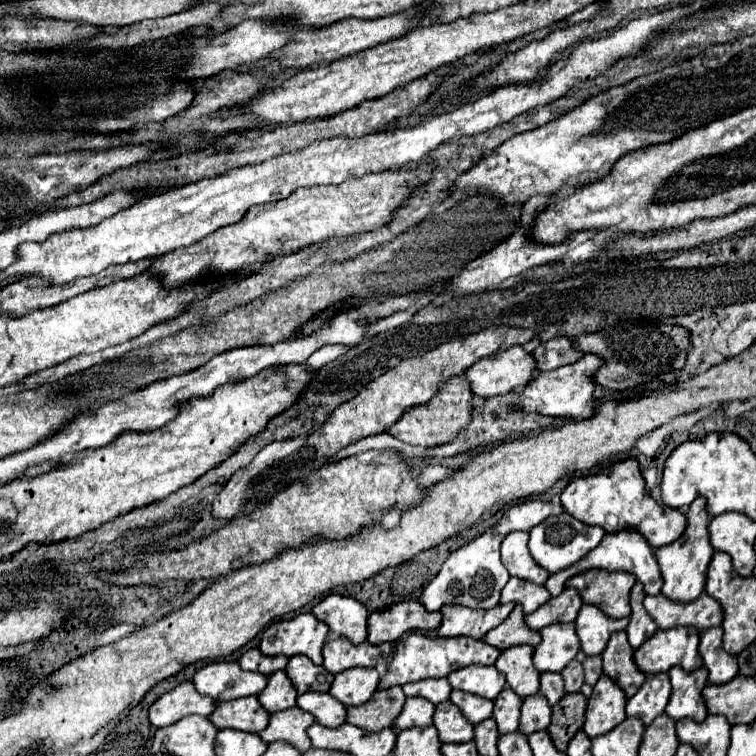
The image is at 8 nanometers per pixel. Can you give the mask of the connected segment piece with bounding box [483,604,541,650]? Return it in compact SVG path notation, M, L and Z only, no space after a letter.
M517 604L515 610L507 616L507 622L501 622L495 630L491 630L491 634L487 634L483 638L487 644L499 648L499 650L507 650L511 646L519 646L519 644L529 644L529 646L537 646L541 642L539 632L531 630L525 624L525 614L523 608Z

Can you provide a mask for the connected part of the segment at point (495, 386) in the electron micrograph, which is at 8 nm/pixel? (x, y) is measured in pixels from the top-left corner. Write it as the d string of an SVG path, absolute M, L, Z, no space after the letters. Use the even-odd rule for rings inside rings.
M513 346L493 354L493 358L481 358L467 368L465 378L471 382L475 396L497 396L521 390L533 378L535 360L521 346Z

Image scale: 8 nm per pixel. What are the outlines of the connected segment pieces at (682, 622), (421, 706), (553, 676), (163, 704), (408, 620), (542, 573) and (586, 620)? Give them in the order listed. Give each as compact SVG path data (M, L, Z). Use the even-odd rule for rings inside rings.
M703 592L693 602L679 604L665 598L663 594L657 594L657 596L647 596L643 604L661 630L673 626L695 626L697 630L707 630L711 626L721 626L723 622L721 604L707 592Z
M419 696L407 698L403 712L395 720L395 728L405 730L405 728L413 728L413 726L431 726L433 710L435 710L435 706L425 698L419 698Z
M543 672L541 674L541 690L539 690L549 704L553 706L555 702L559 702L559 698L563 698L565 688L563 688L563 678L559 672Z
M181 682L171 692L163 694L151 708L149 708L149 720L153 726L163 728L169 724L175 724L183 716L199 714L209 716L215 710L215 702L211 698L199 694L193 686L193 682Z
M405 600L369 616L369 642L383 644L395 642L409 630L437 630L441 612L427 612L421 602Z
M511 532L501 544L501 562L505 564L511 576L529 580L533 584L545 584L545 580L539 578L549 578L549 574L531 558L527 540L527 532Z
M583 604L575 620L577 636L581 640L581 650L587 656L601 654L609 642L609 636L617 630L625 630L627 622L629 618L613 620L613 618L607 618L607 614L603 614L597 606Z

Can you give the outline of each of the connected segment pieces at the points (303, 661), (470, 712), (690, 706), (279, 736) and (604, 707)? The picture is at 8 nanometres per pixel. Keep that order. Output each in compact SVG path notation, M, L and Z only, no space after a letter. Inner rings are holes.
M301 654L289 658L289 664L287 664L285 672L291 678L293 686L297 688L297 694L329 692L329 688L333 684L333 676L323 666L315 666L307 656L301 656ZM319 674L325 676L325 682L317 680Z
M453 690L451 702L461 708L461 712L467 716L471 724L479 724L481 720L491 718L491 712L493 712L493 700L487 700L475 694L467 694L463 690Z
M675 666L669 670L669 678L673 692L665 712L673 720L693 718L697 722L703 722L707 718L707 706L703 702L701 690L707 684L707 670L697 668L693 672L685 672L681 666Z
M293 706L293 708L271 714L269 726L259 736L267 744L283 740L283 742L289 742L291 746L295 746L299 752L307 752L307 748L311 748L307 728L313 722L315 722L315 718L311 714Z
M603 674L599 682L593 686L593 694L587 704L587 716L583 726L585 734L589 738L595 738L621 724L627 718L625 702L627 698L623 690L617 686L617 682Z

